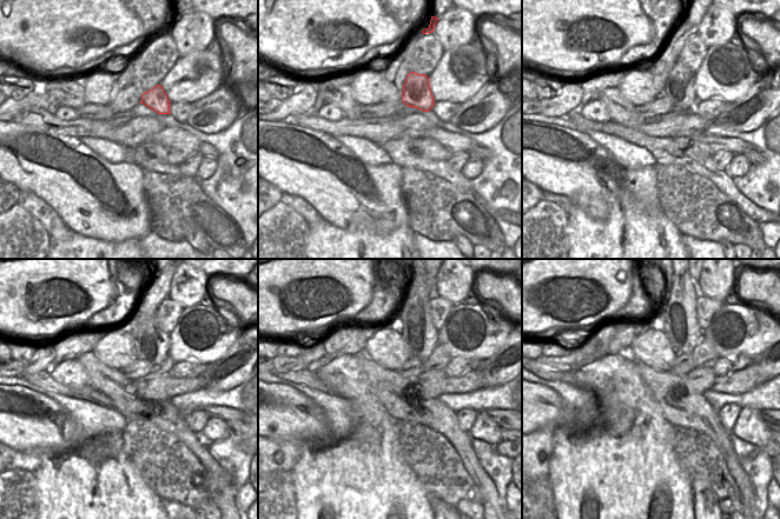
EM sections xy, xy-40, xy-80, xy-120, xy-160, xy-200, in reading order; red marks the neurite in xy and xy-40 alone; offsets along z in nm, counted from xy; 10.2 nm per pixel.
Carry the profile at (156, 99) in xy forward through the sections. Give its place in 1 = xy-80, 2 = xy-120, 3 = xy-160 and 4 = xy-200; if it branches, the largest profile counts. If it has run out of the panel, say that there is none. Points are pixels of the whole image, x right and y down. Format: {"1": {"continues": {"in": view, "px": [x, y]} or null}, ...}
{"1": {"continues": {"in": "xy-80", "px": [680, 84]}}, "2": {"continues": {"in": "xy-120", "px": [151, 344]}}, "3": {"continues": {"in": "xy-160", "px": [420, 335]}}, "4": {"continues": {"in": "xy-200", "px": [681, 328]}}}

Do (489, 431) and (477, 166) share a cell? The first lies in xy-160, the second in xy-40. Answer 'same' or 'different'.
same

